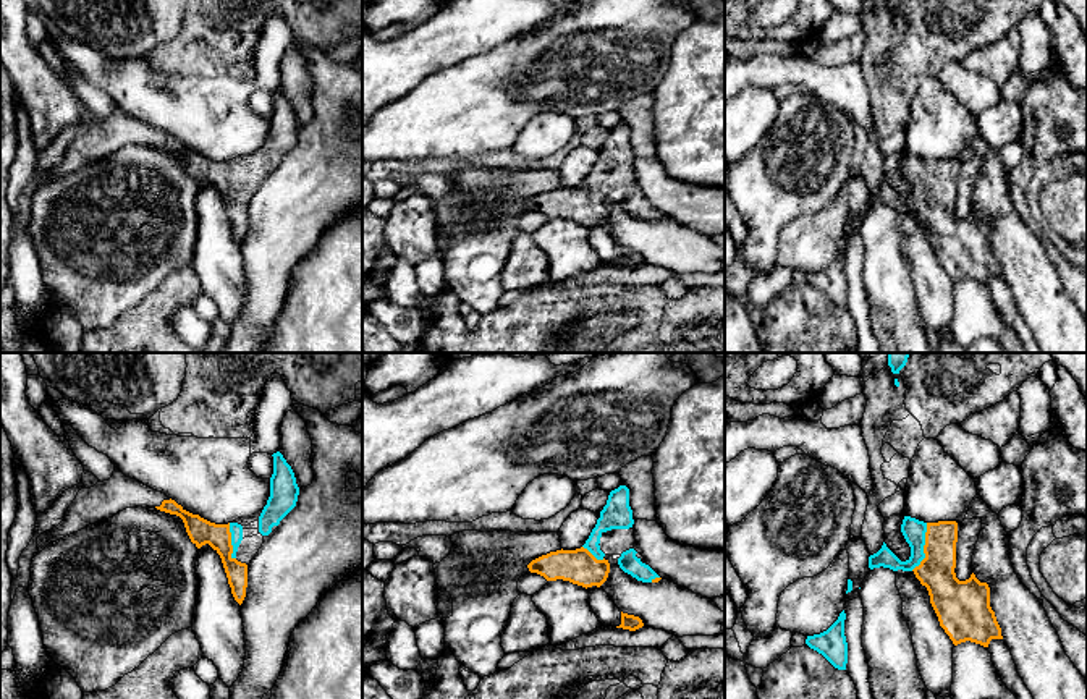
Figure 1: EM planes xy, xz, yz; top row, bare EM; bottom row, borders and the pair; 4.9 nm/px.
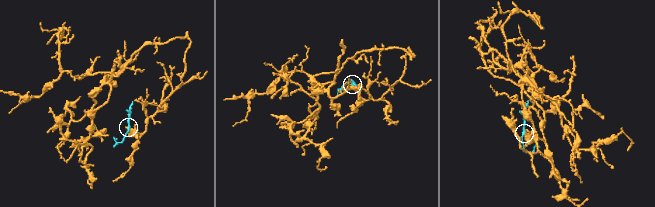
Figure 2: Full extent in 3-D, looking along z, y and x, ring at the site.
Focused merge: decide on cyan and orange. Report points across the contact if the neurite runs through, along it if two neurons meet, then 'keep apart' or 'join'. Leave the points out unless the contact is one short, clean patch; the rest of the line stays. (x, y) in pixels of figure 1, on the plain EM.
runs through yz (913, 167), (922, 177), (922, 185), (932, 194), (935, 209); join

